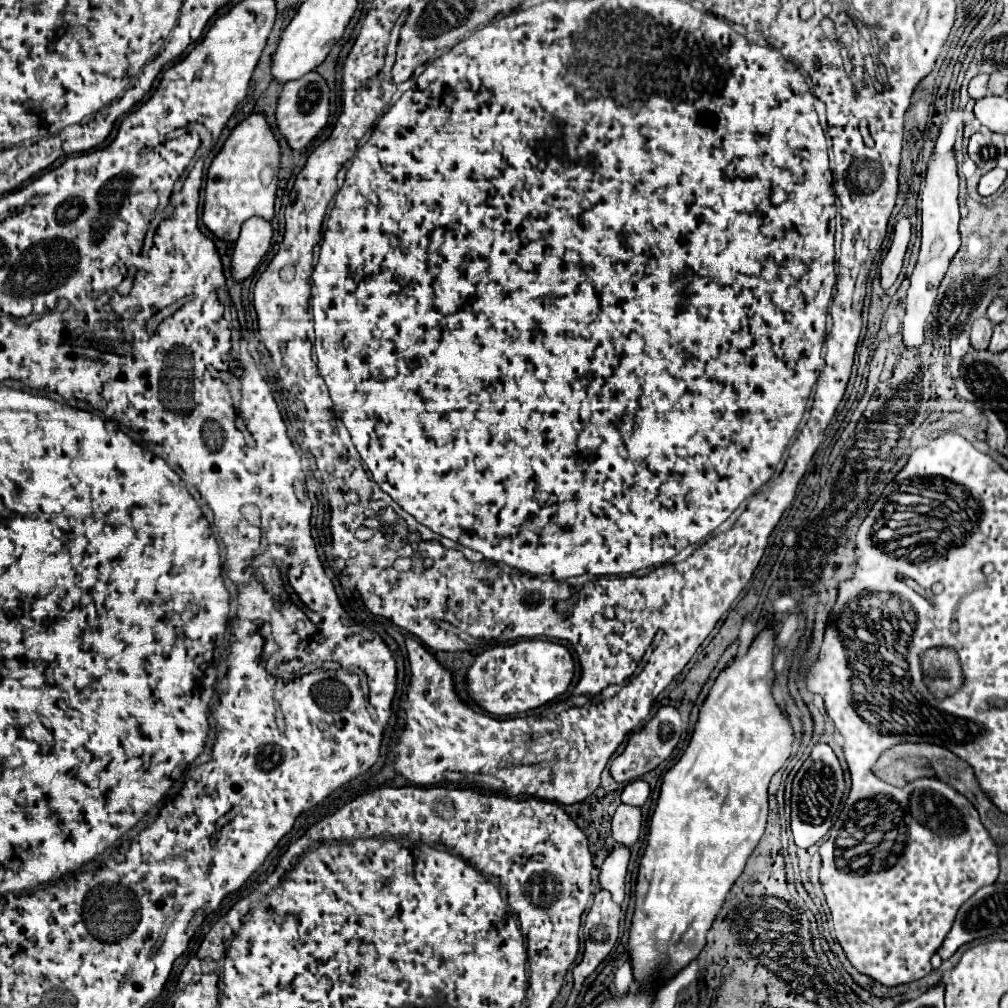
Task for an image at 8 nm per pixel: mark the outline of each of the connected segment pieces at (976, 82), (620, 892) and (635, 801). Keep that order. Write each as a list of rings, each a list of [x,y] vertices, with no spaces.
[[[978,74],[970,80],[968,84],[968,94],[974,98],[974,100],[980,100],[988,94],[988,74]]]
[[[624,846],[614,848],[600,868],[600,886],[612,894],[612,900],[620,904],[626,894],[626,870],[628,870],[630,850]]]
[[[634,780],[624,786],[622,802],[630,806],[644,806],[648,796],[650,796],[650,786],[644,780]]]

